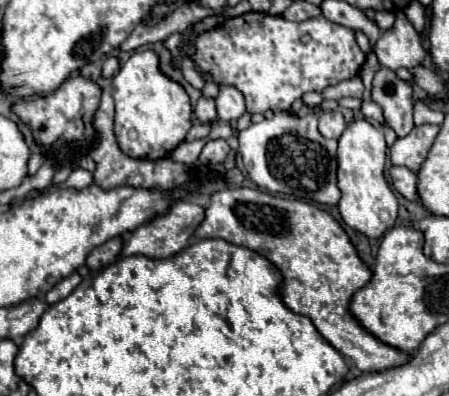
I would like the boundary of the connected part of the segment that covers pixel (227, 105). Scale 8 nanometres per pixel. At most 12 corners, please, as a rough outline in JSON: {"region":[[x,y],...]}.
{"region":[[222,85],[216,111],[222,121],[236,121],[246,111],[244,95]]}

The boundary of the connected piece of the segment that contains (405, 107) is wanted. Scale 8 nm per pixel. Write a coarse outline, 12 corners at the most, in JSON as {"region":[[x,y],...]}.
{"region":[[376,71],[372,101],[396,135],[412,131],[412,85]]}

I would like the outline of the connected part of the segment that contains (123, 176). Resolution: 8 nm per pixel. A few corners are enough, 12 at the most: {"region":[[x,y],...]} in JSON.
{"region":[[112,79],[98,83],[94,117],[100,143],[94,183],[170,189],[192,179],[194,167],[172,159],[134,159],[112,135]]}

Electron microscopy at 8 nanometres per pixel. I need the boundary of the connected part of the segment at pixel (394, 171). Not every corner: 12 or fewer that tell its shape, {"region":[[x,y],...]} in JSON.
{"region":[[392,165],[388,173],[394,189],[410,201],[418,201],[416,173]]}

